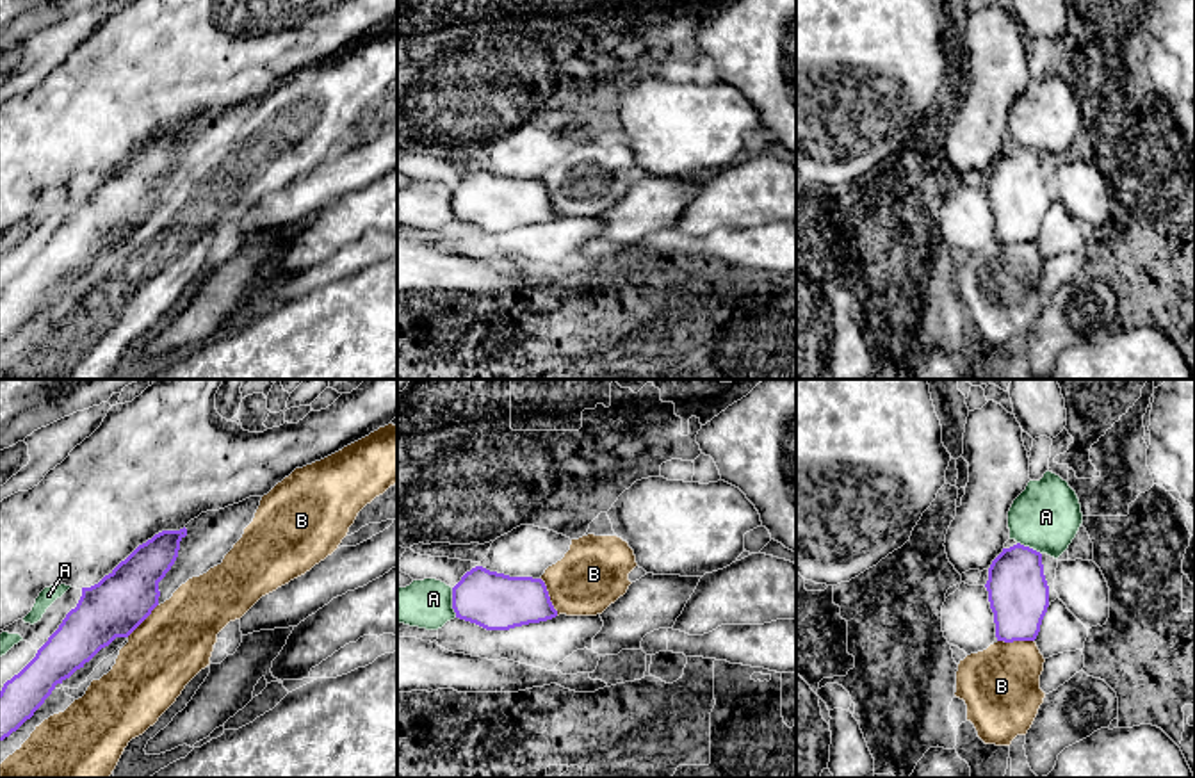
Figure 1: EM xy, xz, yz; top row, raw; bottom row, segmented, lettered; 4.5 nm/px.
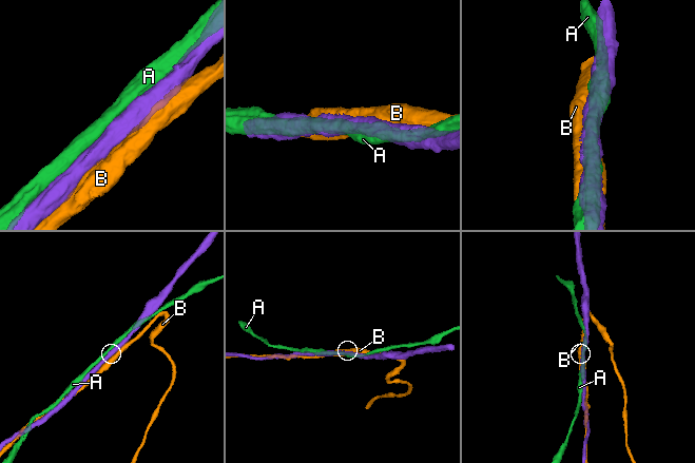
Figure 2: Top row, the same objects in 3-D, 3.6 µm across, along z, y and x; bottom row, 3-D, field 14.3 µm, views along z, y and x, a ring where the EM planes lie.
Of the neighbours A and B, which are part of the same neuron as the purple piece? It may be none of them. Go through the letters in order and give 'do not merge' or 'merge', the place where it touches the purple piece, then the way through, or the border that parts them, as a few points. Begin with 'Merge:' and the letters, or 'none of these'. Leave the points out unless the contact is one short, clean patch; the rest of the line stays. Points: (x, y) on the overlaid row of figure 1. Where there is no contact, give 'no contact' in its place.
Merge: B
A: do not merge; contact xz (453, 602)
B: merge; contact xz (549, 597)

